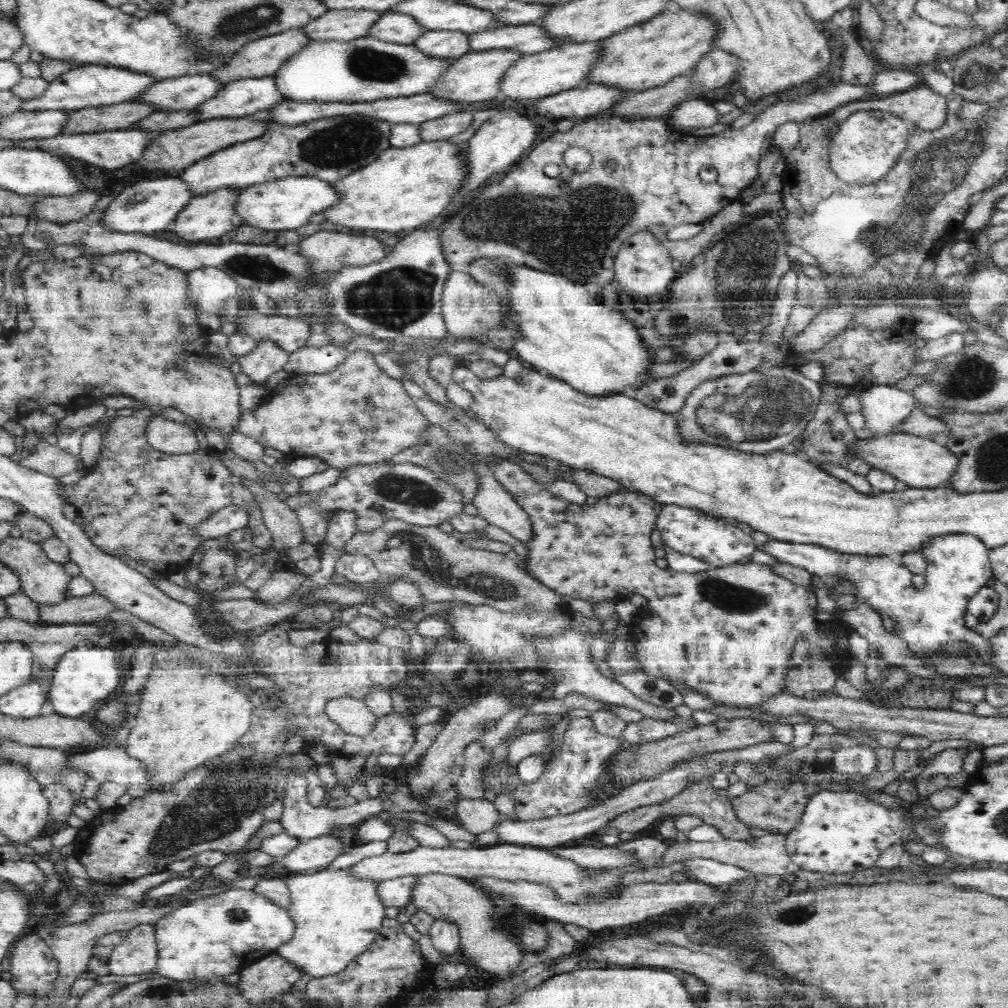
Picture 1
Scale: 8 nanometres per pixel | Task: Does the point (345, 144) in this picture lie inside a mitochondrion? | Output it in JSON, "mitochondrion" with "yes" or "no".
{"mitochondrion":"yes"}

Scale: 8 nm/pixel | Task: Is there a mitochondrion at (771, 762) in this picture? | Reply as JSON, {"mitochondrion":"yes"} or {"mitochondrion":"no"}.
{"mitochondrion":"no"}

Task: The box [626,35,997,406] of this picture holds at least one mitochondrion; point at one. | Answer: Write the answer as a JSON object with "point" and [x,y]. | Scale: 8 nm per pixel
{"point":[939,167]}

